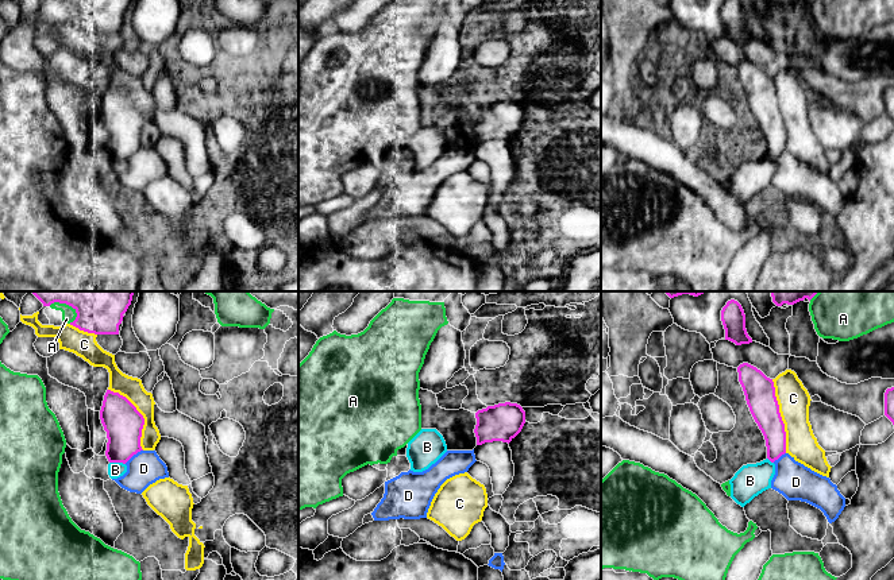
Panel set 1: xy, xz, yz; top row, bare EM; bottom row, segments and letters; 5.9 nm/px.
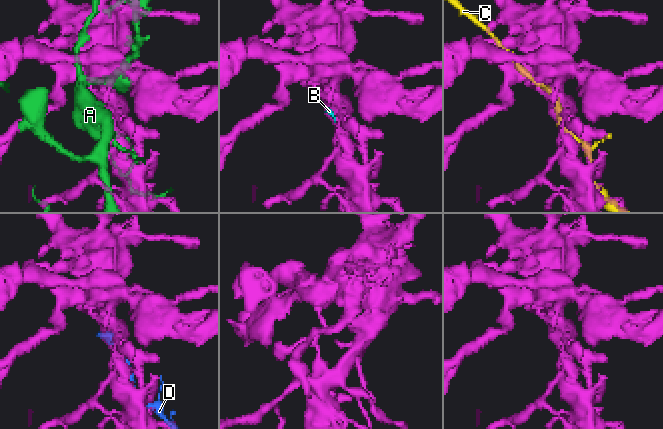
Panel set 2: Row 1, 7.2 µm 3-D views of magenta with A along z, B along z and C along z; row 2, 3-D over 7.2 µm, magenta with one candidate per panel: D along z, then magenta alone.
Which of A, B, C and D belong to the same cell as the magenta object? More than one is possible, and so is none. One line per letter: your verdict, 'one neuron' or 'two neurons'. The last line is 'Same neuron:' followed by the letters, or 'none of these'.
A: two neurons
B: two neurons
C: two neurons
D: two neurons
Same neuron: none of these

